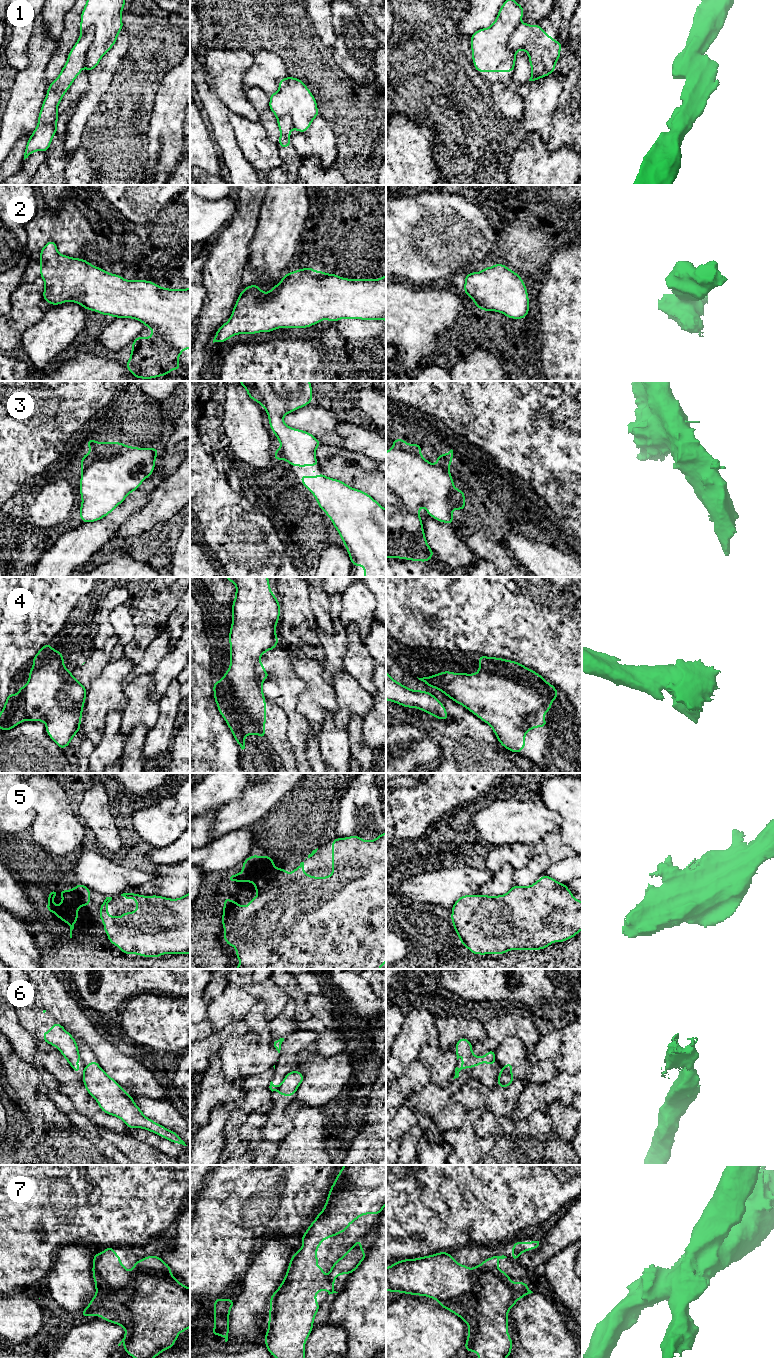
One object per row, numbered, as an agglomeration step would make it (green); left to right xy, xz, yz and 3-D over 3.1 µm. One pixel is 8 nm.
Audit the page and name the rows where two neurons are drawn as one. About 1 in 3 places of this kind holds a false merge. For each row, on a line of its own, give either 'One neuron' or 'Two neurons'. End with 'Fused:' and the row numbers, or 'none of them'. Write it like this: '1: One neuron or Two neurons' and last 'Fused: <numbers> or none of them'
1: Two neurons
2: One neuron
3: One neuron
4: One neuron
5: One neuron
6: Two neurons
7: Two neurons
Fused: 1, 6, 7

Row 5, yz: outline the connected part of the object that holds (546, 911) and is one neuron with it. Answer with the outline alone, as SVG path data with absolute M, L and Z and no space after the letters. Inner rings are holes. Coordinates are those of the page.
M543 875L534 884L523 887L513 885L513 887L504 895L488 896L488 895L464 895L459 897L452 906L451 921L454 925L454 930L459 936L462 945L466 946L472 954L506 954L508 950L542 950L551 945L552 942L566 942L568 938L574 938L576 934L582 930L582 901L576 900L572 892L566 884L562 884L550 876Z

